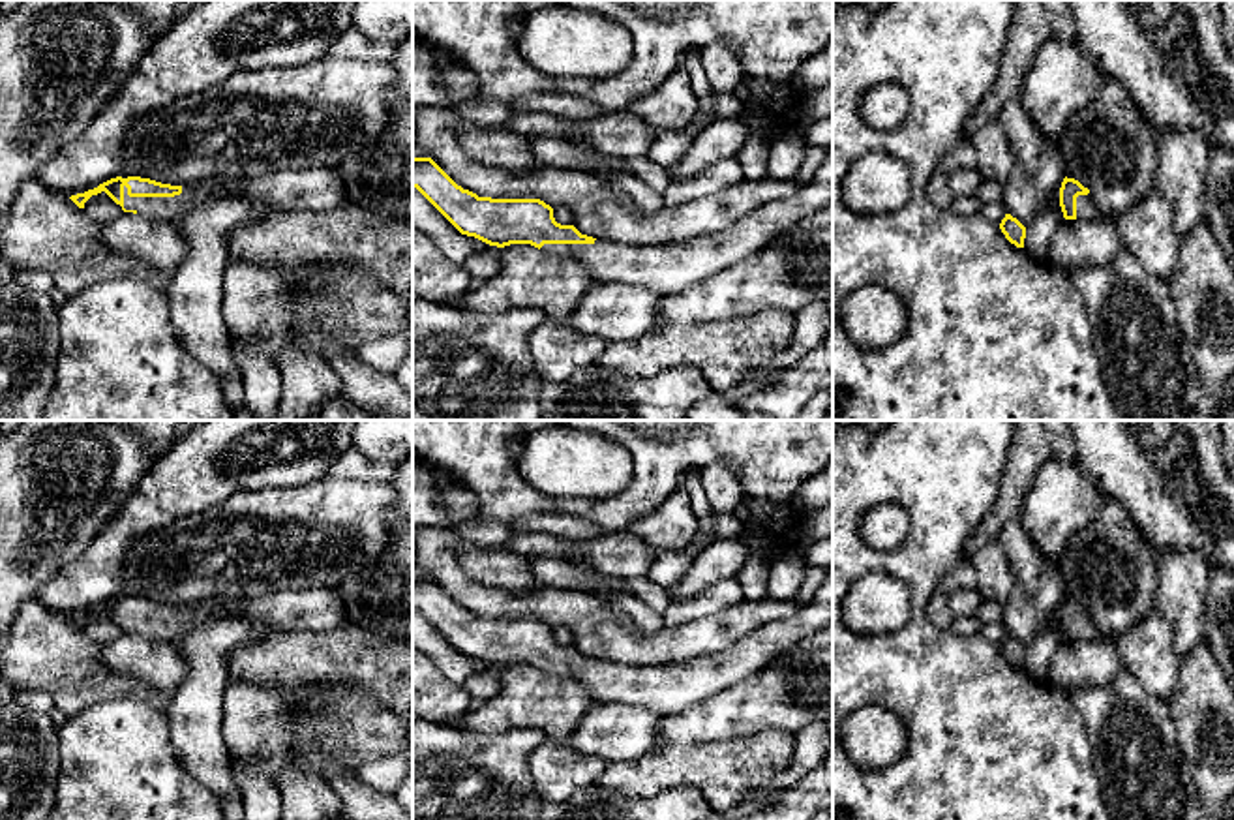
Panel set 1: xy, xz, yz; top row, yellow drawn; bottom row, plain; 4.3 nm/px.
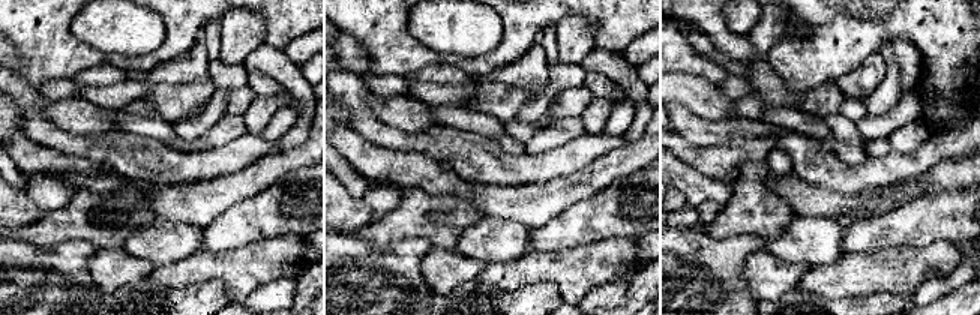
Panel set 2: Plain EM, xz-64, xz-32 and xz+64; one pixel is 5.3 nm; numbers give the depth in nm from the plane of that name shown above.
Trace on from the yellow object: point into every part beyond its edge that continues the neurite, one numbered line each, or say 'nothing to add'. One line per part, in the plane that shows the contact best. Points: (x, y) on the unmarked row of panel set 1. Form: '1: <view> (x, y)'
1: xy (317, 610)

